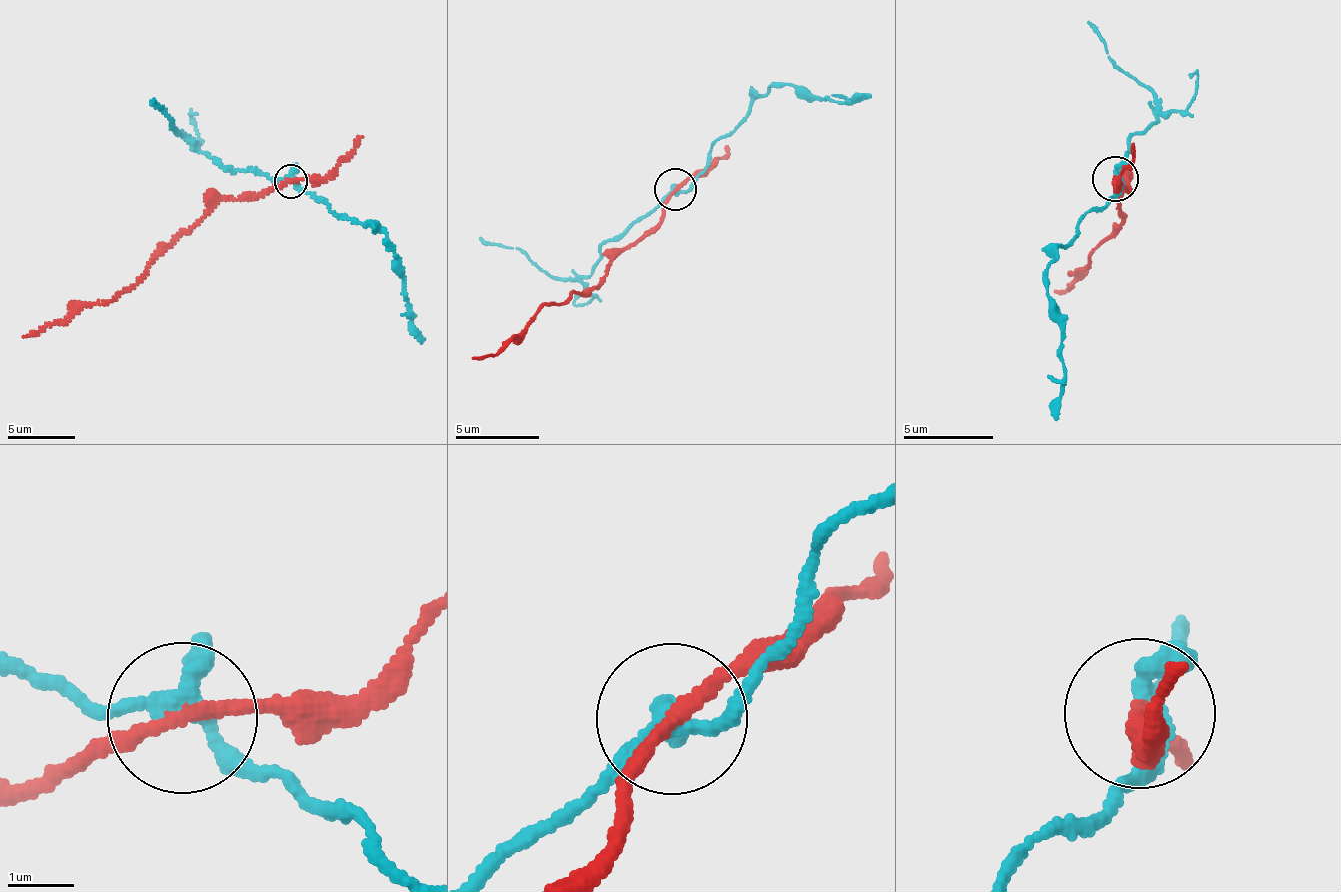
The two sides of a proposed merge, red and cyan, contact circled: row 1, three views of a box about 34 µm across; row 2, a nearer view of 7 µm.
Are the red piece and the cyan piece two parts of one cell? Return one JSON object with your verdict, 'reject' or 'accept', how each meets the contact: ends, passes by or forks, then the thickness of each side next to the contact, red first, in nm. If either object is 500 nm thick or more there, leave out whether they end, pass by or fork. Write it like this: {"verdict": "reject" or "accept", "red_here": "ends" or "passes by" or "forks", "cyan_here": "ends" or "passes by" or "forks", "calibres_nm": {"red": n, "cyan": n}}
{"verdict": "reject", "red_here": "passes by", "cyan_here": "forks", "calibres_nm": {"red": 200, "cyan": 240}}

